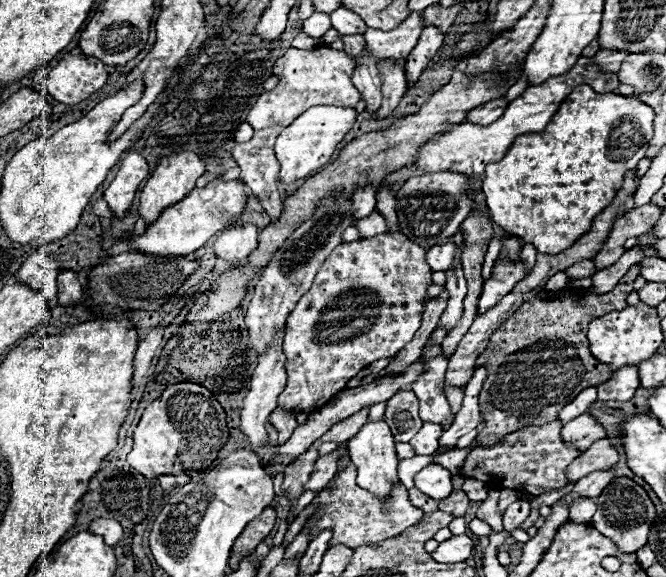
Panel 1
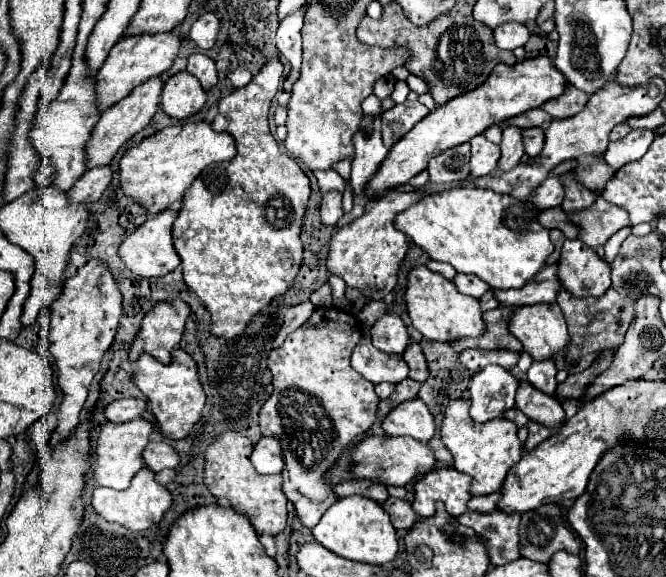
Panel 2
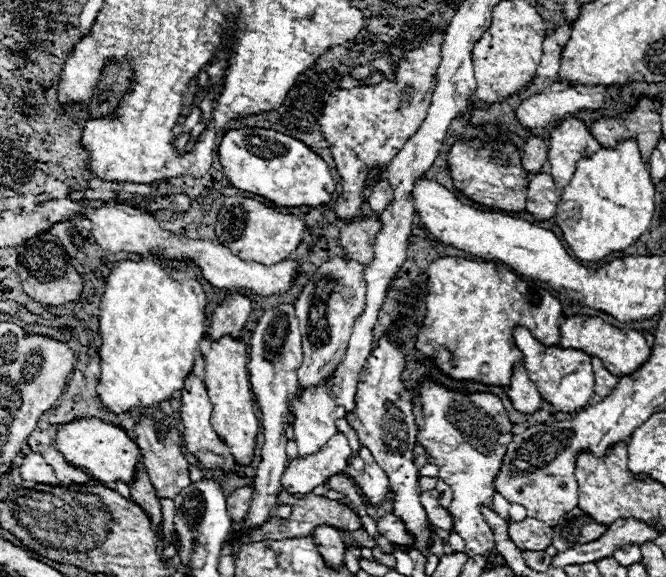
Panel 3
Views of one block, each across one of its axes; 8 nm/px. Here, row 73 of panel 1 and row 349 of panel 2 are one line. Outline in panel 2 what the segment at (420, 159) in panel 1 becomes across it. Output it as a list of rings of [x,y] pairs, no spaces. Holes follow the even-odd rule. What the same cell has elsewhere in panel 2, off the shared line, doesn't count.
[[[562,288],[558,292],[556,304],[566,316],[570,344],[564,352],[554,356],[554,362],[558,368],[566,368],[568,374],[578,374],[586,370],[602,350],[614,350],[624,342],[624,334],[632,324],[636,302],[628,296],[620,296],[614,288],[608,288],[600,298],[576,298]]]

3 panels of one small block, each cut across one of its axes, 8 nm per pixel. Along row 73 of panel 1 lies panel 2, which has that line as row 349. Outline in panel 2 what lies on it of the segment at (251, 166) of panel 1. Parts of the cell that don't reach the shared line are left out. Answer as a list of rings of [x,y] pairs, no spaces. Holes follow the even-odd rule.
[[[316,308],[310,320],[292,334],[288,334],[284,344],[274,348],[268,356],[268,368],[272,372],[274,392],[260,410],[260,430],[264,436],[274,436],[282,444],[282,454],[284,454],[282,492],[294,504],[296,514],[306,528],[314,528],[316,522],[326,512],[326,508],[338,500],[334,494],[334,486],[328,482],[326,474],[334,468],[334,464],[348,448],[348,444],[358,436],[364,436],[378,418],[380,398],[374,392],[374,384],[364,380],[350,366],[352,348],[360,342],[360,338],[362,338],[362,326],[350,312],[338,308]]]

